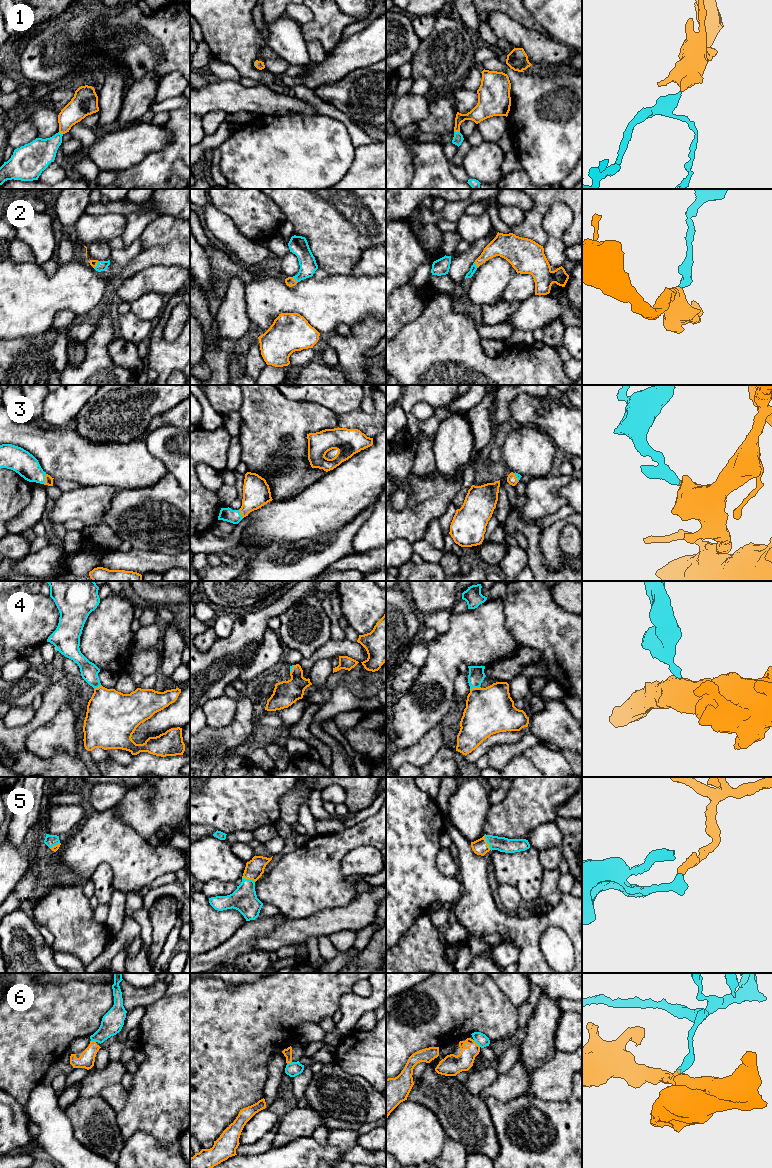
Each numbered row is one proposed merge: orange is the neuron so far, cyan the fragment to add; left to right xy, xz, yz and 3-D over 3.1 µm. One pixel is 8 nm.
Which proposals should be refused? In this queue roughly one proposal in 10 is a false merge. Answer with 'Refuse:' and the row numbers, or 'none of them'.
Refuse: 6

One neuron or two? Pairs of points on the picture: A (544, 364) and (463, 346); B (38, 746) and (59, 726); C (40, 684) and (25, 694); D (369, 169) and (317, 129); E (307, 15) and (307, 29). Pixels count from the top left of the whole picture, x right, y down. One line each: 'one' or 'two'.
A: one
B: one
C: one
D: two
E: two

